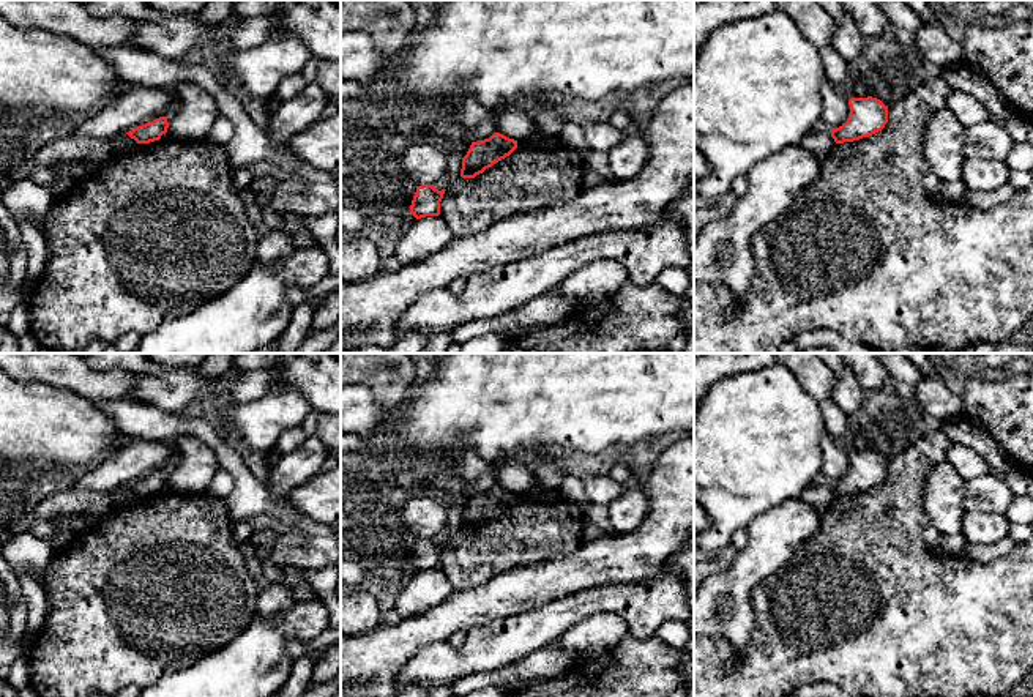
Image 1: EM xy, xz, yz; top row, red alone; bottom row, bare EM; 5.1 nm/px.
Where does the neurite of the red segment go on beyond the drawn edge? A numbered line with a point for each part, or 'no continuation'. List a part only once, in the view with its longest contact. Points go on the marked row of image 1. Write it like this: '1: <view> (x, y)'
no continuation

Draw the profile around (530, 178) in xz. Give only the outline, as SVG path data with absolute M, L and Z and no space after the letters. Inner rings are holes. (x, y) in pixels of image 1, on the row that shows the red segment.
M517 140L509 156L483 173L451 181L440 216L454 238L465 238L514 213L571 202L584 191L584 166L584 158L563 142L533 147Z

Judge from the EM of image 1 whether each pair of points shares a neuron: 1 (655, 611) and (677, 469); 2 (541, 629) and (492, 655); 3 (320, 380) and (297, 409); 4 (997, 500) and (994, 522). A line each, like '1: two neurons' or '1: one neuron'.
1: two neurons
2: one neuron
3: two neurons
4: two neurons

